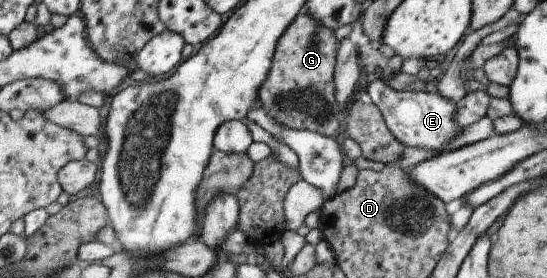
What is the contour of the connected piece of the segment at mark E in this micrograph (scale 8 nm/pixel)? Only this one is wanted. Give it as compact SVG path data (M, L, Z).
M381 78L371 81L366 88L366 92L371 99L371 103L379 109L385 126L405 147L426 148L440 152L462 129L454 120L455 103L439 96L437 92L397 91Z

